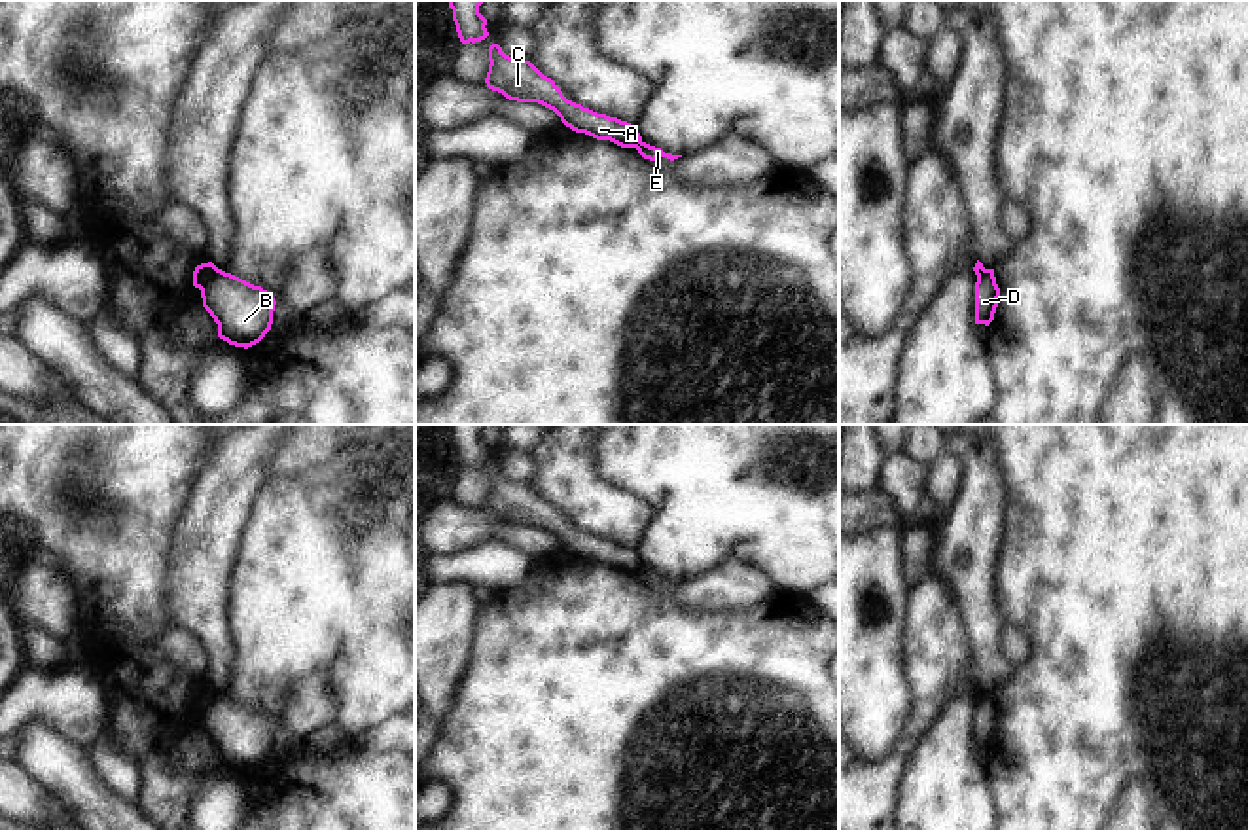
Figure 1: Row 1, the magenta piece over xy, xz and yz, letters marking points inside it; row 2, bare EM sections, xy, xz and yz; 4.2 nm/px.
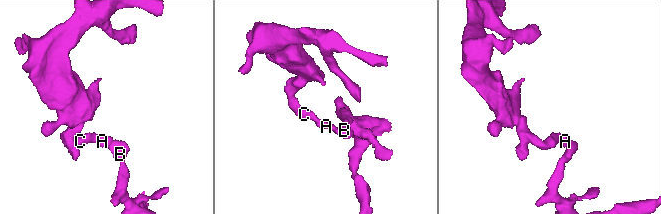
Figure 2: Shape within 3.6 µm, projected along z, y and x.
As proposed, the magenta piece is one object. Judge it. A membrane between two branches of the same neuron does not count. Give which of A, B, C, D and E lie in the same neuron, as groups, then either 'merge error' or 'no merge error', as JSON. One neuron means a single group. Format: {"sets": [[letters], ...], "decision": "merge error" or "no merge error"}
{"sets": [["A", "C"], ["B", "D", "E"]], "decision": "merge error"}

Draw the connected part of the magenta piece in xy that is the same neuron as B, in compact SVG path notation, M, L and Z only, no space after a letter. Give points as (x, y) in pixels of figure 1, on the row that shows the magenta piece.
M218 269L201 288L201 298L218 324L218 337L229 345L248 349L271 330L276 301L261 286Z

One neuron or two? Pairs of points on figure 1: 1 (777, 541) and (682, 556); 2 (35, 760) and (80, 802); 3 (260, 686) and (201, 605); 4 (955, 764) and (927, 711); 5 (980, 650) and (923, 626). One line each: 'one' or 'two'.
1: two
2: one
3: two
4: two
5: two

